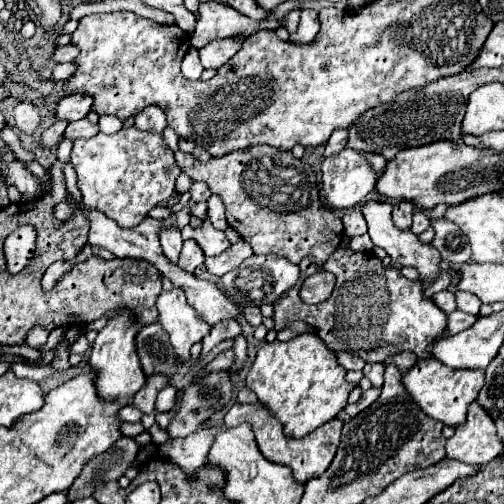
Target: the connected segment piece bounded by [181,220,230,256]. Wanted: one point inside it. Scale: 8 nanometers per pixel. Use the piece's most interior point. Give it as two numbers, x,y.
213,242

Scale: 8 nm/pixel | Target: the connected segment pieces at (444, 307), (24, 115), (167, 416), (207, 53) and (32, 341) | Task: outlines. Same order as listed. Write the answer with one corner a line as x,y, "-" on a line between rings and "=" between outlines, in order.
442,290
442,292
434,294
434,296
432,296
432,300
434,300
434,304
436,304
442,312
446,312
446,314
452,314
452,312
456,310
454,294
452,294
452,292
448,292
448,290
=
18,102
14,108
14,122
22,132
32,134
40,122
38,108
32,102
=
178,397
175,401
174,407
169,412
167,412
167,413
157,413
156,414
155,421
161,429
166,430
170,421
177,414
180,402
181,402
181,400
=
240,36
228,40
212,40
212,44
200,48
200,62
204,68
220,68
240,50
240,46
242,46
=
40,326
34,327
34,330
28,334
28,344
32,346
34,349
38,349
40,346
44,345
44,342
48,340
49,332
48,330
44,330
44,328

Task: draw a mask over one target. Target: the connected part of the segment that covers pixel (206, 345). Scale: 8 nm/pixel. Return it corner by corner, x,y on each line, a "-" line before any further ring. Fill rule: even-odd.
224,320
224,322
216,324
208,332
208,336
204,336
204,340
202,340
202,356
206,356
218,342
240,336
240,332
242,332
242,328
240,328
240,324
236,320

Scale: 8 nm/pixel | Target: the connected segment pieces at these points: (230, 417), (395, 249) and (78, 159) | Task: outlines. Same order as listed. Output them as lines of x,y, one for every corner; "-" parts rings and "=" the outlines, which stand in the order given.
236,402
226,414
224,418
228,428
239,426
243,422
252,424
252,430
256,434
256,442
260,452
276,464
284,464
290,466
294,472
294,480
300,484
306,484
308,480
320,476
332,462
336,450
338,450
338,442
340,442
340,430
342,430
342,420
334,418
326,424
322,424
320,428
316,428
314,432
310,432
304,438
286,438
282,432
282,424
278,420
274,420
270,416
270,412
266,412
266,408
258,402
258,404
240,404
=
368,202
364,208
362,208
362,214
364,214
364,218
366,218
366,222
368,222
368,234
370,234
370,238
372,238
372,242
376,244
376,246
382,246
386,252
388,252
388,256
392,258
392,264
396,262
396,266
400,264
400,266
412,266
412,268
416,268
416,272
418,272
418,280
422,282
422,290
426,290
426,288
430,288
432,286
432,282
438,278
438,274
442,272
442,268
440,268
440,254
436,252
436,248
432,248
432,246
428,246
428,244
422,244
420,240
418,240
418,236
416,234
412,234
410,230
398,230
394,224
392,224
392,206
390,204
386,204
386,202
=
122,128
114,136
96,134
90,140
76,140
70,162
78,174
78,190
88,208
102,210
122,228
134,228
160,202
174,192
180,168
174,152
164,144
162,136
142,132
138,128

